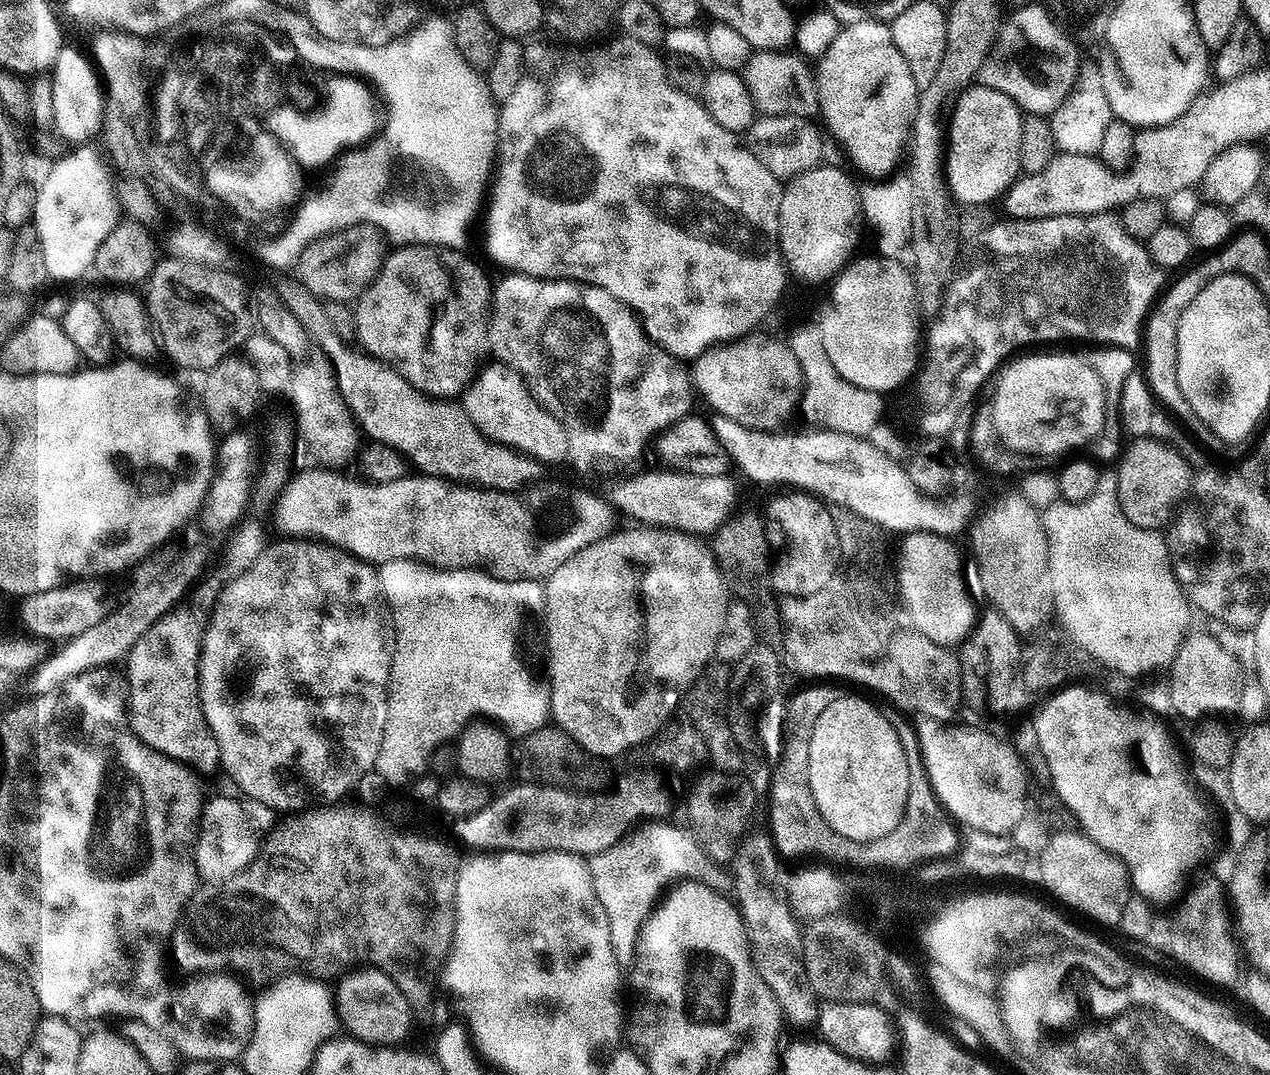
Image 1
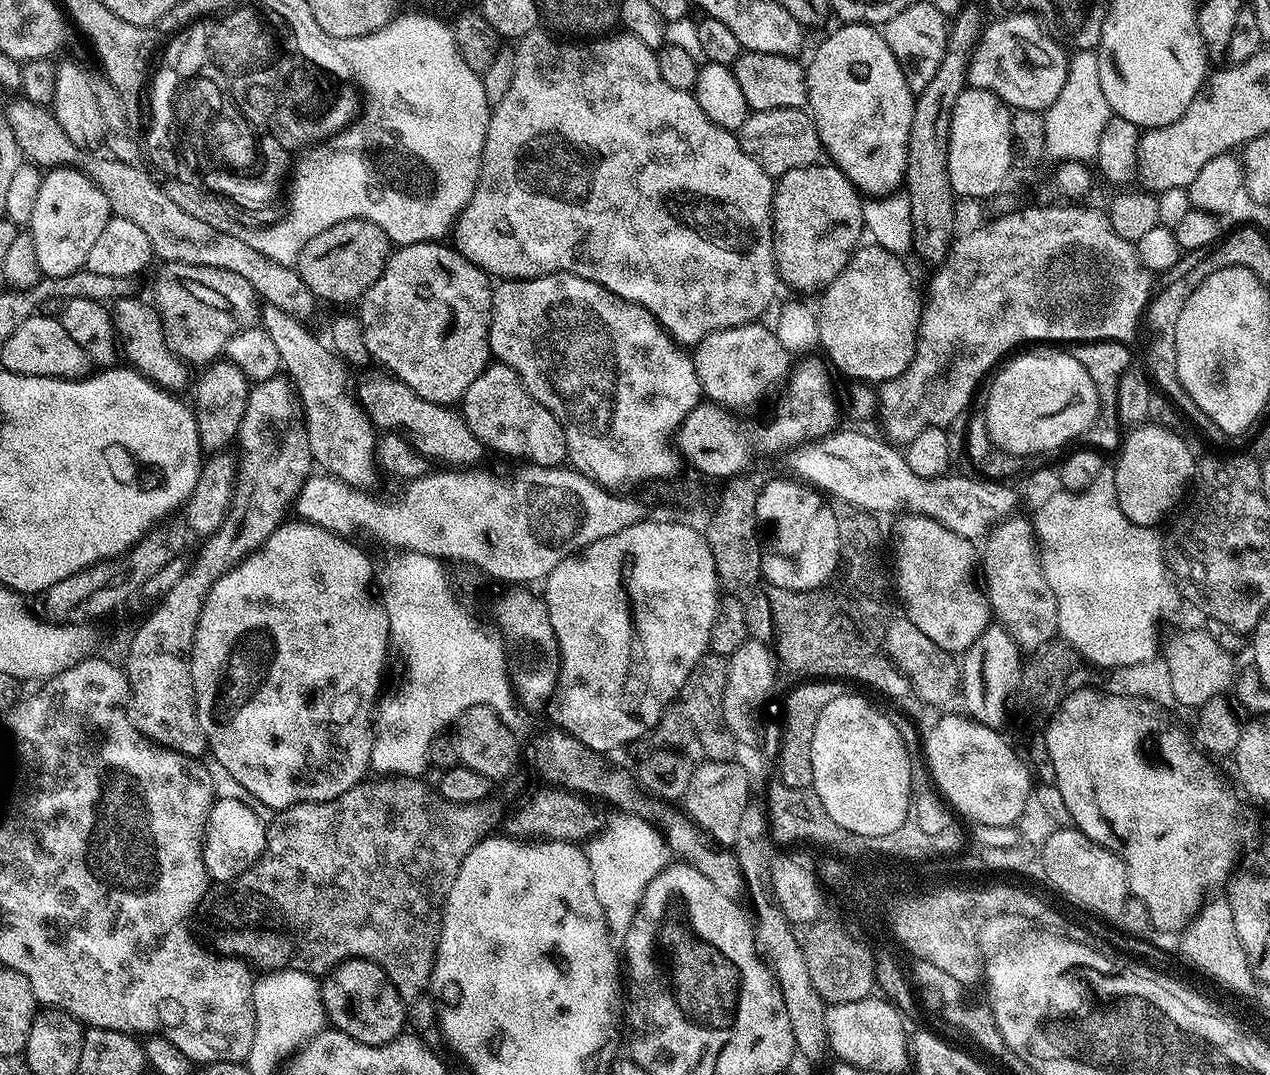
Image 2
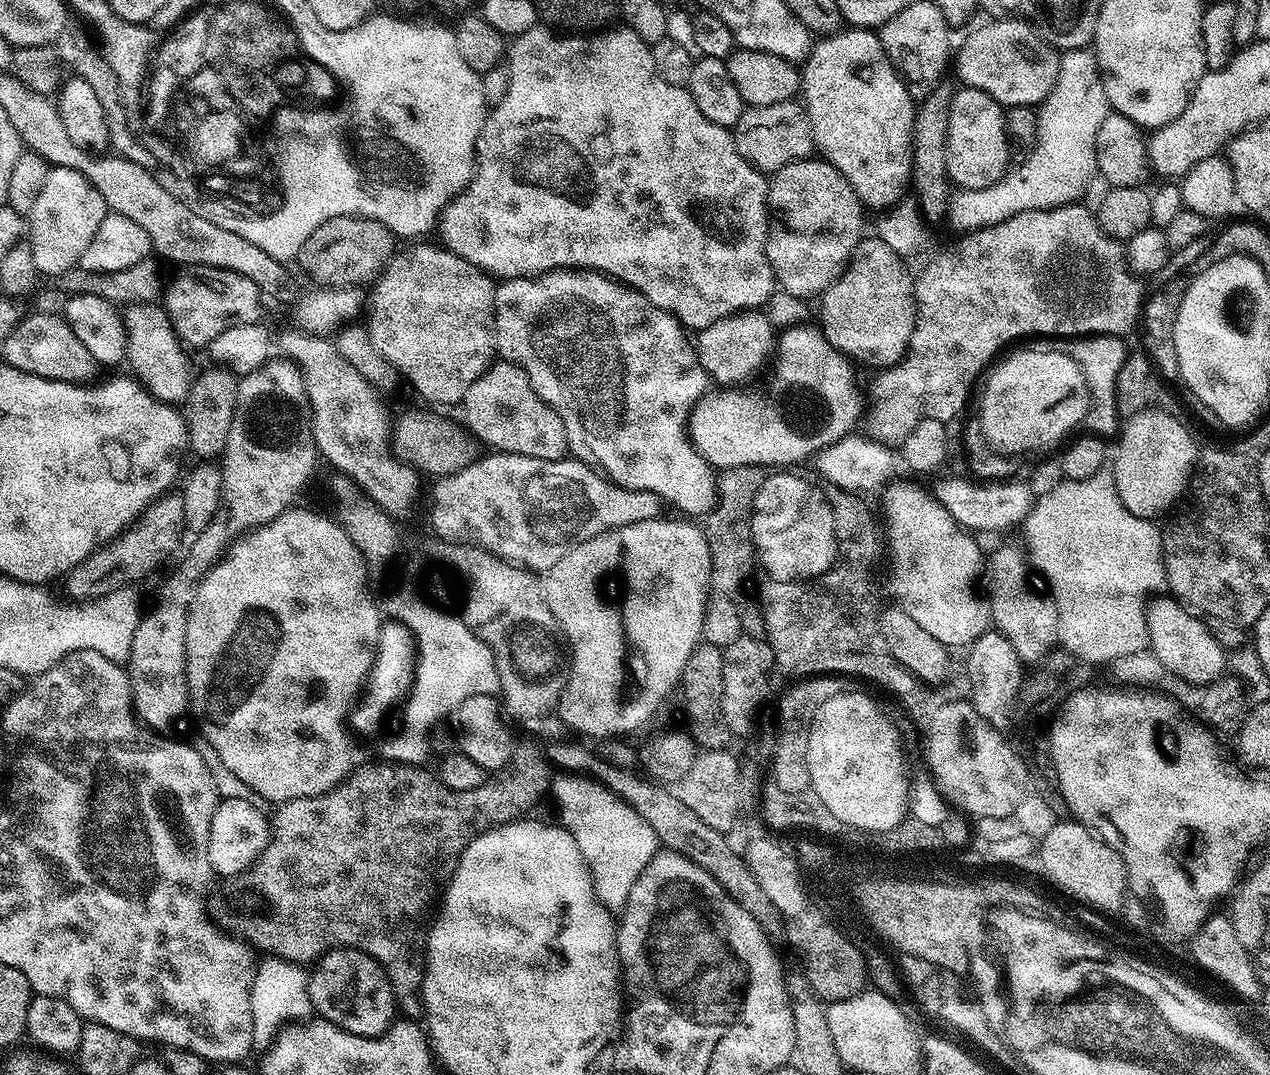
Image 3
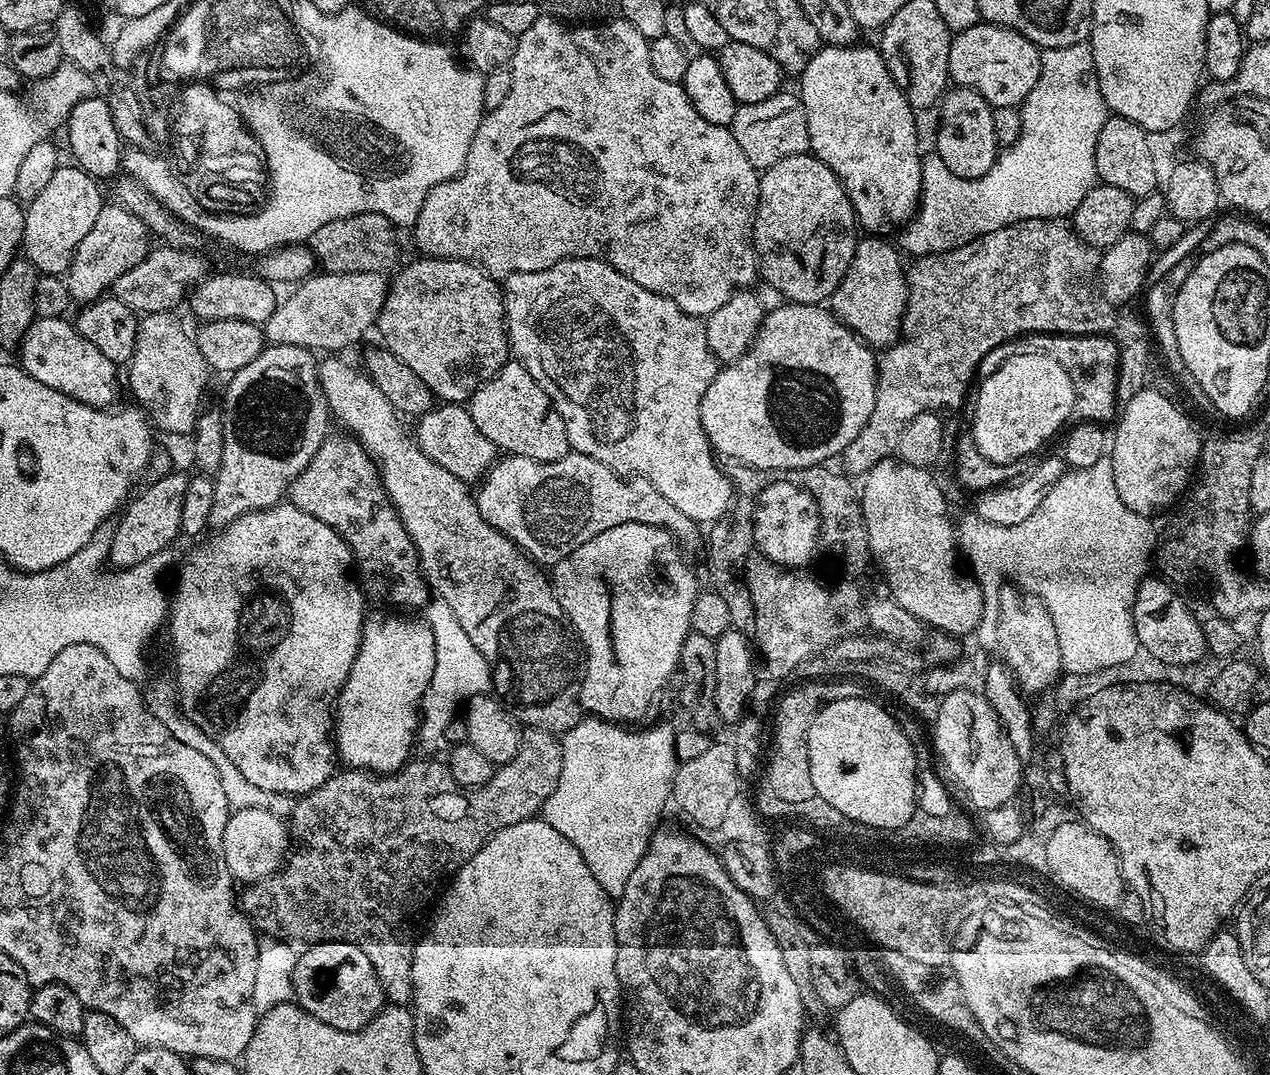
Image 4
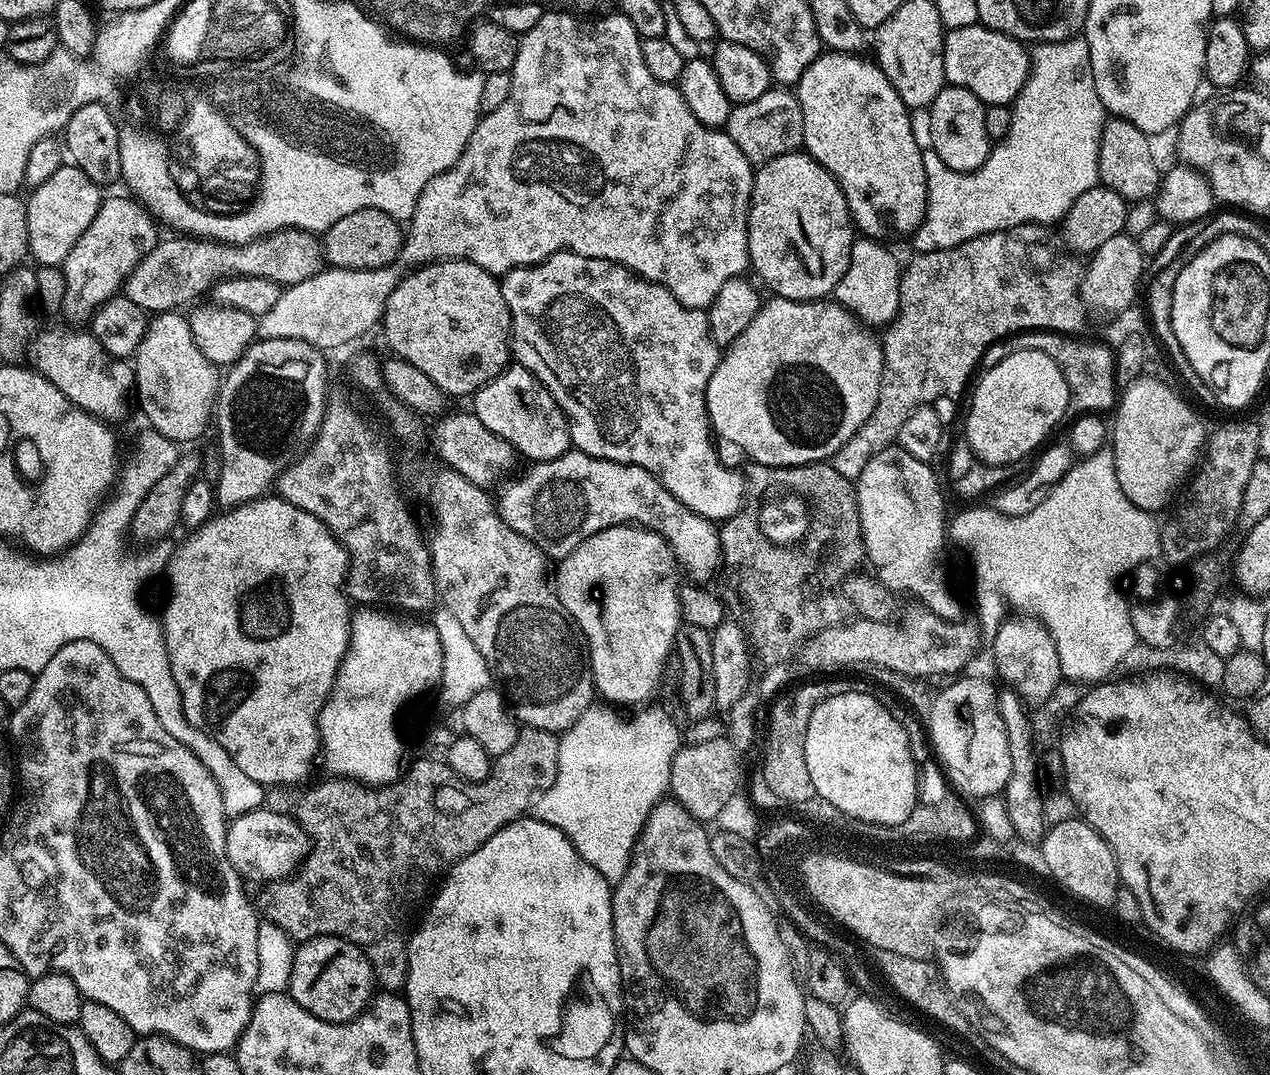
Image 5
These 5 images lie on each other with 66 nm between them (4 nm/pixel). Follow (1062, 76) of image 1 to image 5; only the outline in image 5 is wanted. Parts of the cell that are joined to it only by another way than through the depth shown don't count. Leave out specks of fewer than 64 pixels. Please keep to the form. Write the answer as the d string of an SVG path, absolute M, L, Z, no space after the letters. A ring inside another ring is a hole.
M983 24L974 26L962 26L962 30L947 30L944 34L944 78L953 88L965 88L970 90L985 104L1007 104L1011 105L1015 100L1025 81L1028 80L1028 69L1030 67L1030 52L1021 41L1012 37L995 32L984 27Z

